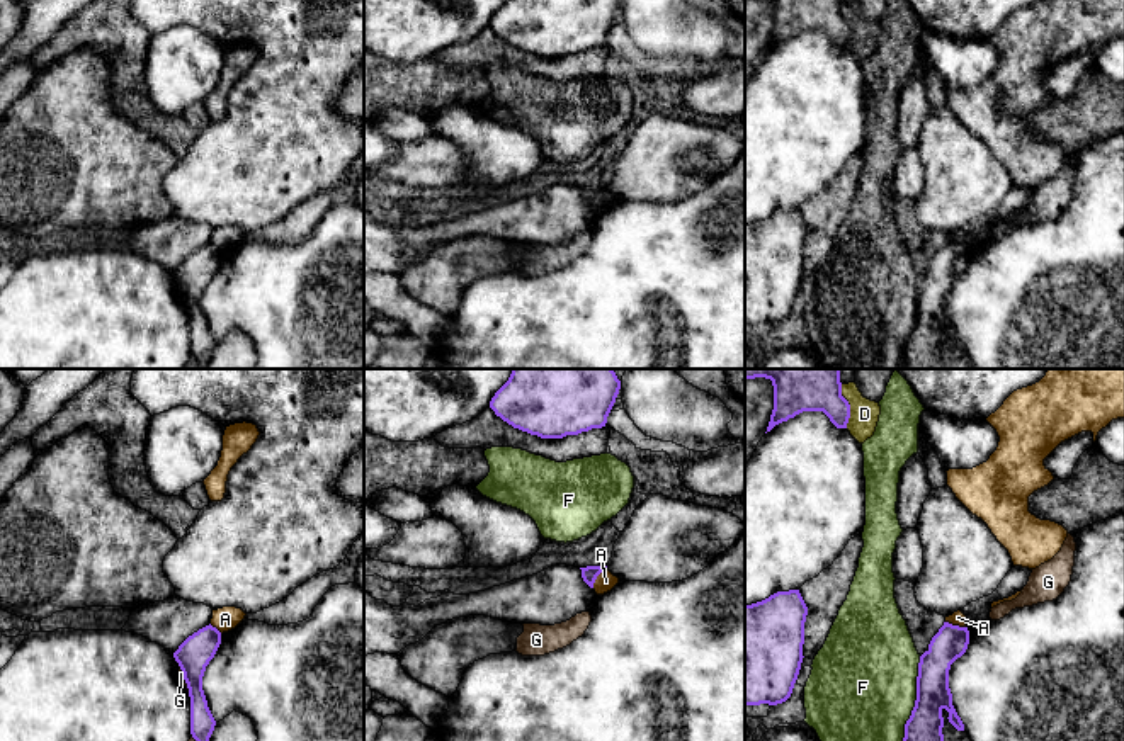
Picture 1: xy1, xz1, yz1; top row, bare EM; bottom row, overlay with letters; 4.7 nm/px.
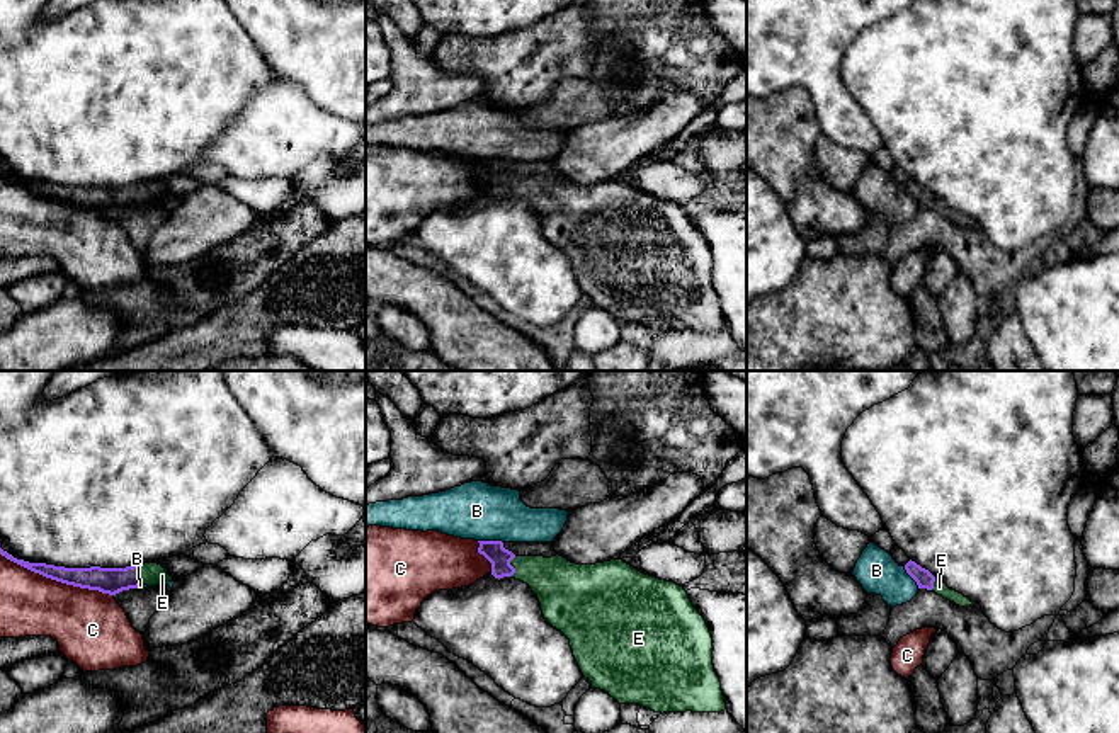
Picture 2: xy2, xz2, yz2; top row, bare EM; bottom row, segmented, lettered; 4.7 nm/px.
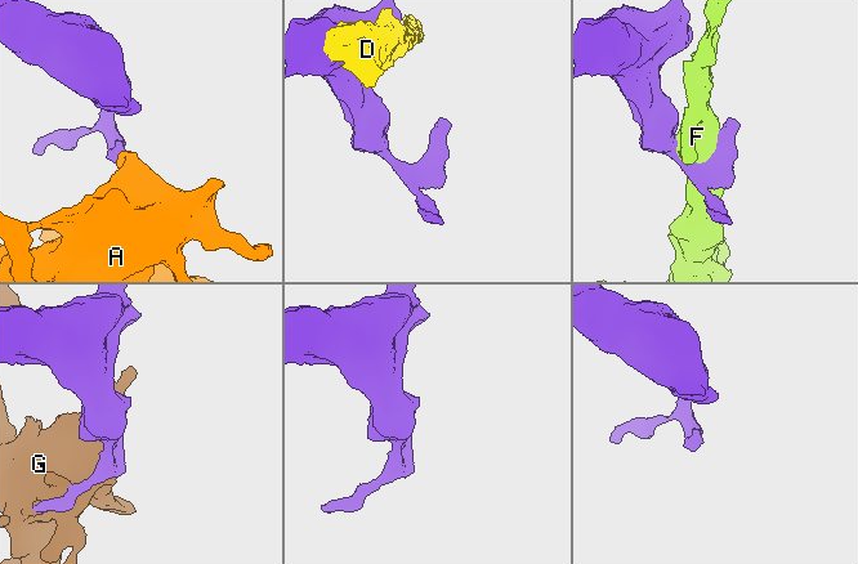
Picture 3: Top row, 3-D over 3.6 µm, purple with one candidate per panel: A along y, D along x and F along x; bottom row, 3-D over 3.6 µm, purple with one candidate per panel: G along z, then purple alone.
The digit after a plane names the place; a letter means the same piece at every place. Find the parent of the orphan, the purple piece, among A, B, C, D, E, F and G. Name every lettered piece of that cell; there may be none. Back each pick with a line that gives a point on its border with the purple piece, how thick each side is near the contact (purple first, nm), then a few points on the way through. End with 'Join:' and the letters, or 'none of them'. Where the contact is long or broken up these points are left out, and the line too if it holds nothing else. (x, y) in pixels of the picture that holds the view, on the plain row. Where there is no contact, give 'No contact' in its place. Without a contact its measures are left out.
E: Touches purple at xy2 (140, 194). Thickness 130 nm (purple) against 110 nm. Path across: xy2 (107, 199), (140, 194), (152, 193)
Join: E

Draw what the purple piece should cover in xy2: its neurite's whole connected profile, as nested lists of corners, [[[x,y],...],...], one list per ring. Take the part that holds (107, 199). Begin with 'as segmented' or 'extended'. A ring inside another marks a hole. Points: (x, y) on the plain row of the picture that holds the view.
extended; [[[2,167],[0,173],[46,197],[80,207],[99,209],[109,214],[116,214],[129,207],[138,207],[139,204],[151,206],[163,201],[173,201],[168,190],[158,182],[133,184],[126,187],[65,187],[17,179]]]

